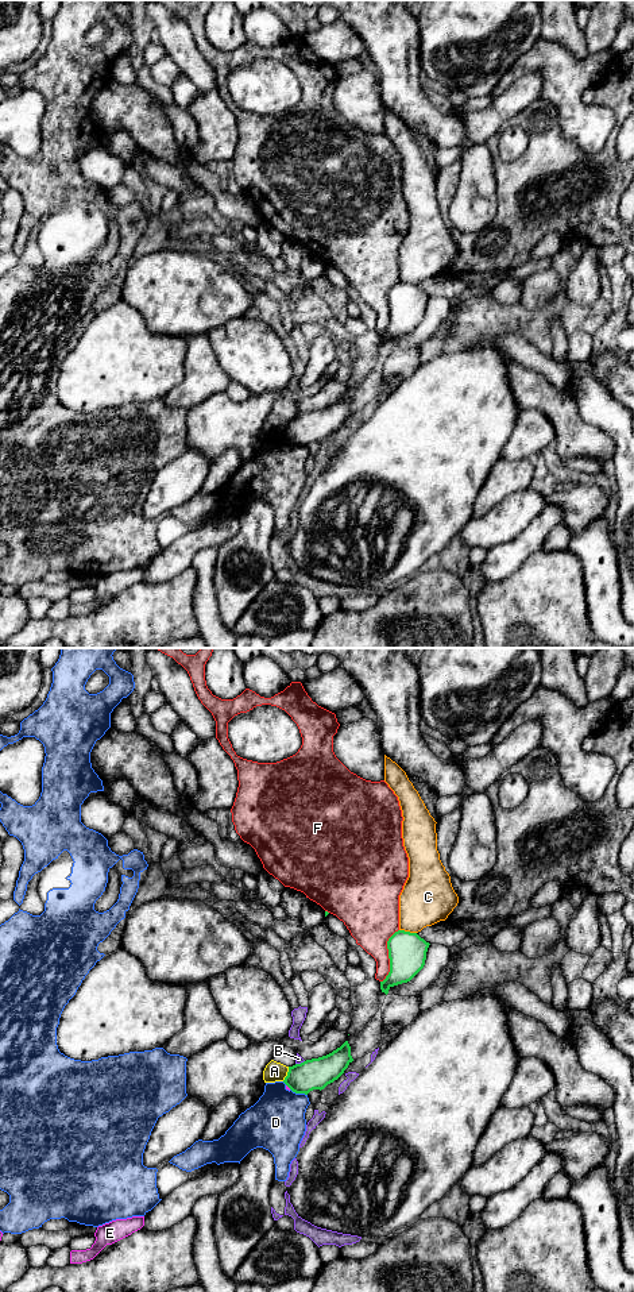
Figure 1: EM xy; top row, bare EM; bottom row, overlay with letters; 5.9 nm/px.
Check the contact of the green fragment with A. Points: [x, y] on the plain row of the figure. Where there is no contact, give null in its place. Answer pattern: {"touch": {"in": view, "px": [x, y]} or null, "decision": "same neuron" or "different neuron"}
{"touch": {"in": "xy", "px": [287, 425]}, "decision": "different neuron"}

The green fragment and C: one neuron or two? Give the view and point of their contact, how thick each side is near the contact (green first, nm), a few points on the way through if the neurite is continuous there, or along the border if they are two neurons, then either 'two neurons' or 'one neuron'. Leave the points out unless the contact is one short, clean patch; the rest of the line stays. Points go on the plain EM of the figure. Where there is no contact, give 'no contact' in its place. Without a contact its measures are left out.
xy (408, 284) | 220/320 nm | along xy (399, 281), (416, 285) | two neurons

